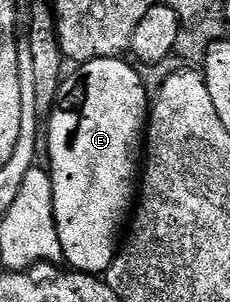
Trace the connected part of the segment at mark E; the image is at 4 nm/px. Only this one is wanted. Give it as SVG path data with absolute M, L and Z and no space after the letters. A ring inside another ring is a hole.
M123 57L114 59L94 59L88 63L76 66L75 72L68 74L59 86L59 92L55 98L55 107L45 123L45 143L47 139L47 155L51 158L49 170L51 184L53 185L53 213L57 225L57 237L61 241L63 258L68 268L83 272L84 275L102 276L110 269L115 254L121 249L121 232L128 222L133 211L133 204L137 199L137 176L141 171L141 156L145 151L145 128L149 118L149 92L143 87L143 76L134 67L127 64Z

